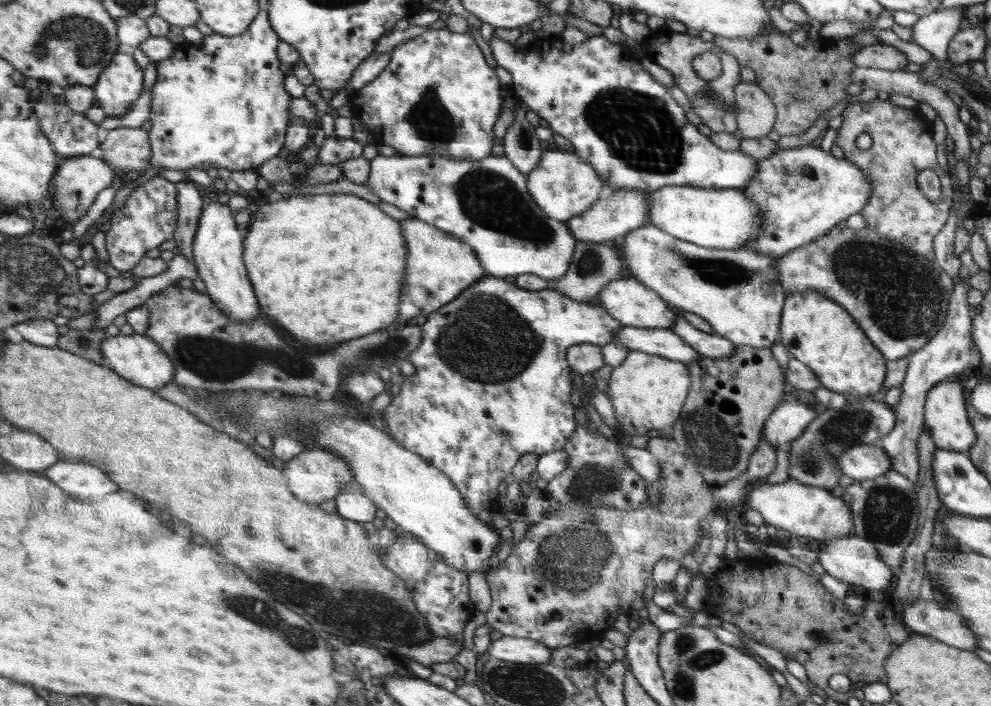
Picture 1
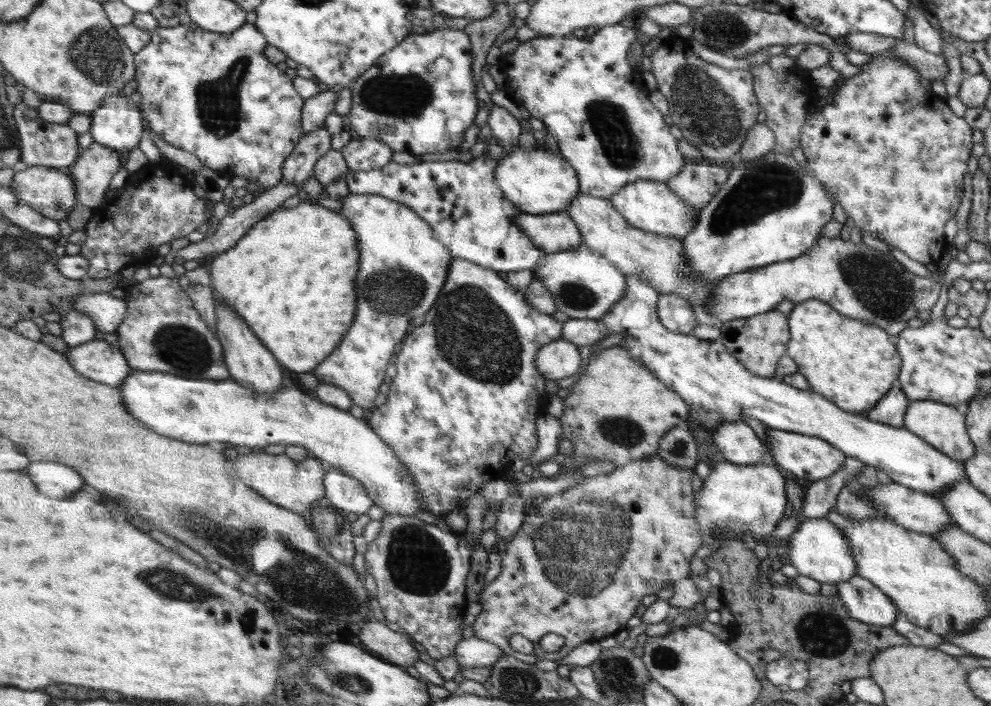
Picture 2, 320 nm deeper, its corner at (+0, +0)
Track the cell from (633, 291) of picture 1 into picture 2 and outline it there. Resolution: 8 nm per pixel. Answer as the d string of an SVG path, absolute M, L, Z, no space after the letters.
M583 244L555 253L547 253L533 270L539 280L555 299L556 310L570 319L596 319L607 314L627 292L626 274L619 271L611 260Z

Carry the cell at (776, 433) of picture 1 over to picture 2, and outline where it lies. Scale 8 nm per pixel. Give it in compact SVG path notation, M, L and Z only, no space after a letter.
M724 422L712 436L720 459L731 464L760 465L768 462L767 448L748 424Z

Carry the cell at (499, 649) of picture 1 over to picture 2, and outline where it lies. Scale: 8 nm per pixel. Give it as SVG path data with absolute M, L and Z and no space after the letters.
M478 637L462 639L455 648L453 657L457 660L460 669L468 667L483 667L493 665L501 655L503 650L494 645L489 640L482 640Z

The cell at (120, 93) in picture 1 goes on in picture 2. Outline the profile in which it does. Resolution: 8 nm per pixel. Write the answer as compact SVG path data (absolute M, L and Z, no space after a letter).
M121 94L105 100L94 117L91 133L96 142L105 144L118 152L134 151L142 144L145 116L138 103Z

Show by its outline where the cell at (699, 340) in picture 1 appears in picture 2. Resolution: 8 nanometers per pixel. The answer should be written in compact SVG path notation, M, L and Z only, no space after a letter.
M677 294L659 295L658 313L661 323L672 332L693 333L696 317L691 304Z

